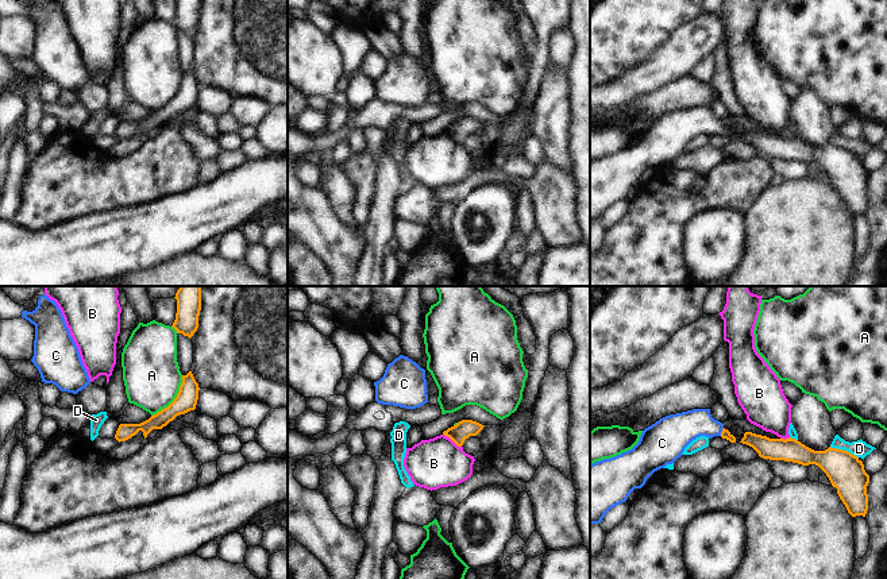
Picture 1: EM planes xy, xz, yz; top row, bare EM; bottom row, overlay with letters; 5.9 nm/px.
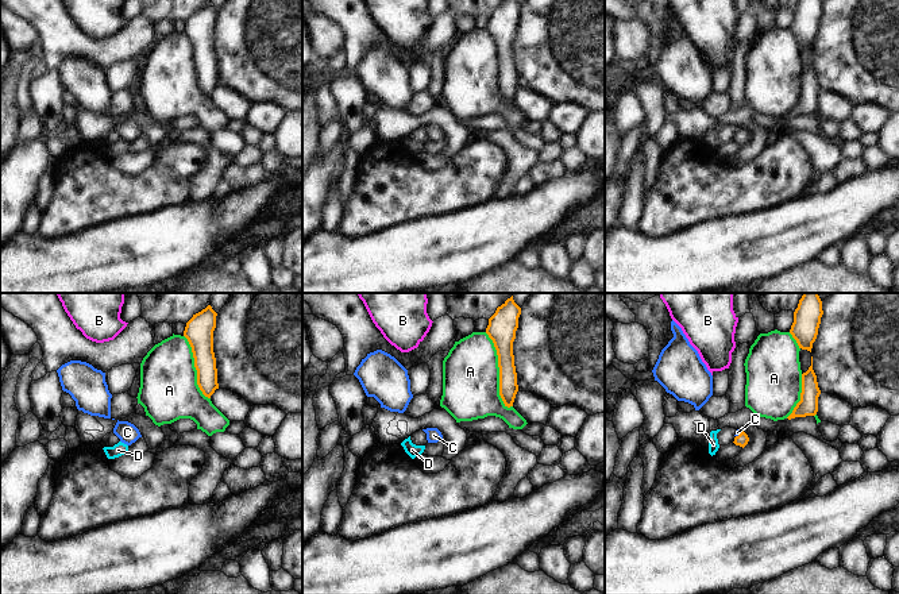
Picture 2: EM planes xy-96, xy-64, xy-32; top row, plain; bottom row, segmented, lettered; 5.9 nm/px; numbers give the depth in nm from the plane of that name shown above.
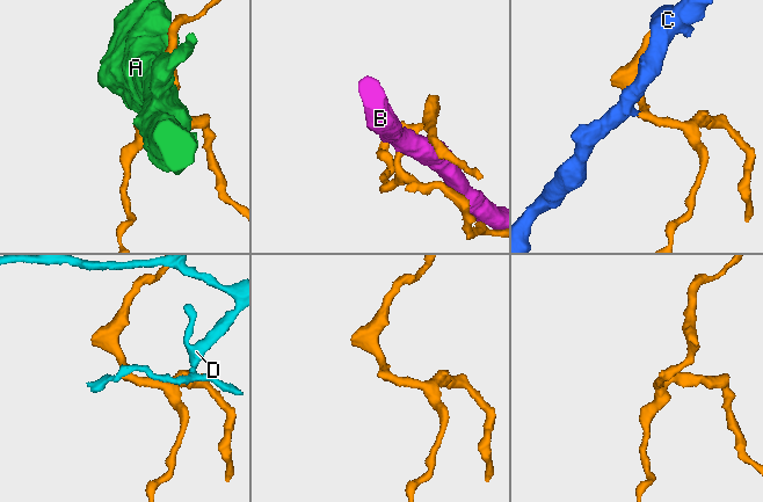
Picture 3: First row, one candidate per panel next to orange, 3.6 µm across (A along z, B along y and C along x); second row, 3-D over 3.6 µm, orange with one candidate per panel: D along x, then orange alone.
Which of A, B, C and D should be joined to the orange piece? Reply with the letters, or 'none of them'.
C

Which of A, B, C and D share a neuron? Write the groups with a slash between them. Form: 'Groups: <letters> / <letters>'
Groups: A / B / C / D

